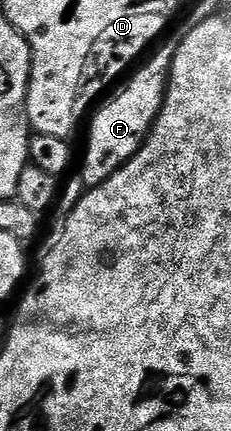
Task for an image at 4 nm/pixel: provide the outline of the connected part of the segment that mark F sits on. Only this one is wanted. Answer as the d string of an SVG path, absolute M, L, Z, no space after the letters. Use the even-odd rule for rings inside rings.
M166 44L159 45L153 51L149 61L140 68L143 69L133 76L126 88L111 102L103 101L93 111L89 119L89 122L91 121L90 139L86 142L86 155L82 158L83 187L89 188L104 184L108 176L112 176L124 163L132 160L132 156L136 156L139 148L146 143L146 137L150 135L154 121L158 119L162 105L166 103L166 87L170 76L171 61L171 47L166 47Z

